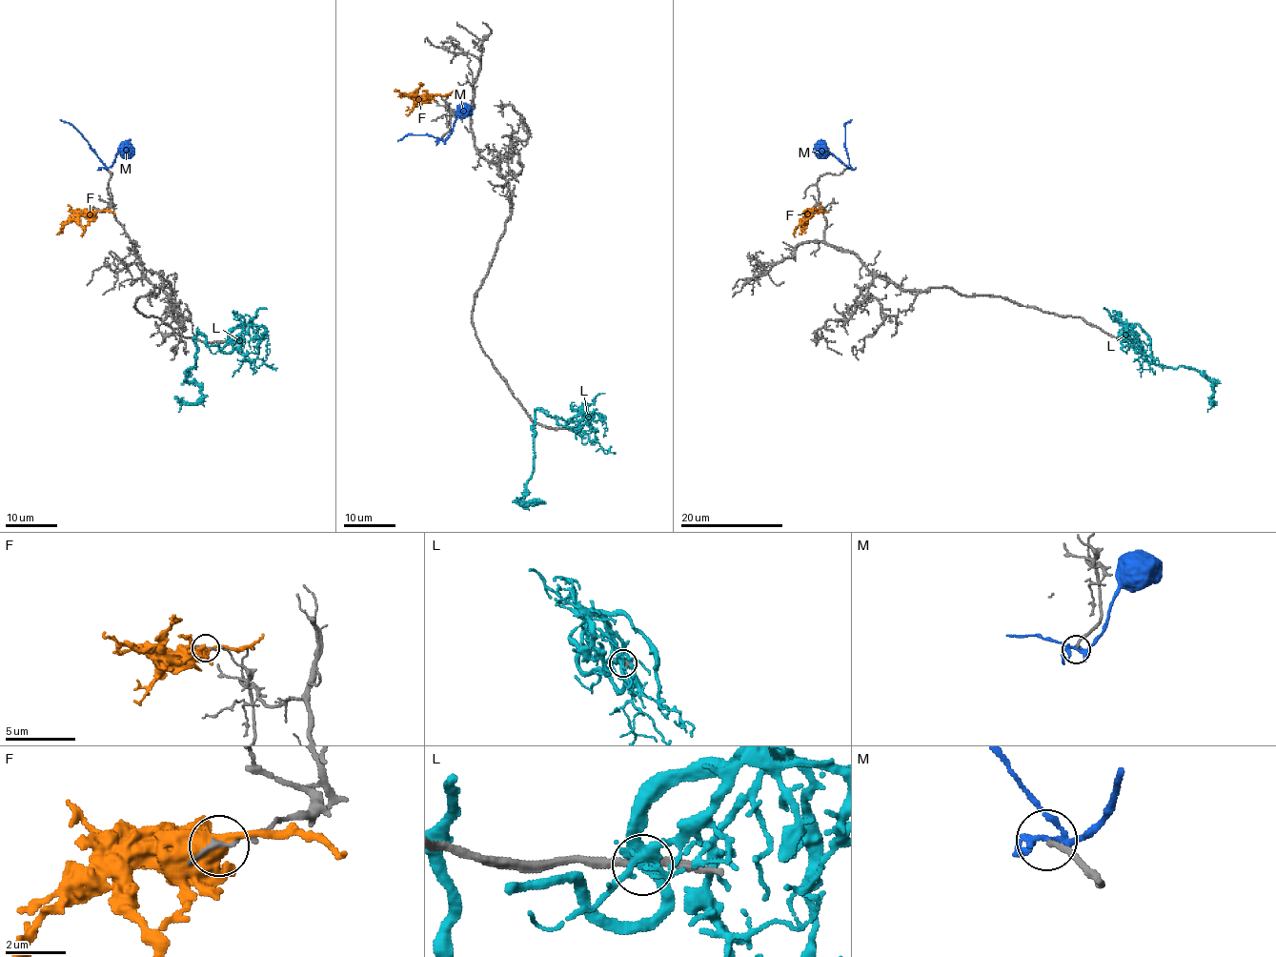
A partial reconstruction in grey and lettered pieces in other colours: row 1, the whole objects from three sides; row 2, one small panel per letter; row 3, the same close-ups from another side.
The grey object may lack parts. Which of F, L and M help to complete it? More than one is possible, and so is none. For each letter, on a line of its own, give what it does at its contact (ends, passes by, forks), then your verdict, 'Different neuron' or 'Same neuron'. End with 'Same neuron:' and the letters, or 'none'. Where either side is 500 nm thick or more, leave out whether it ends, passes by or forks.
F: Different neuron
L: It passes by. Different neuron
M: It forks there. Different neuron
Same neuron: none

